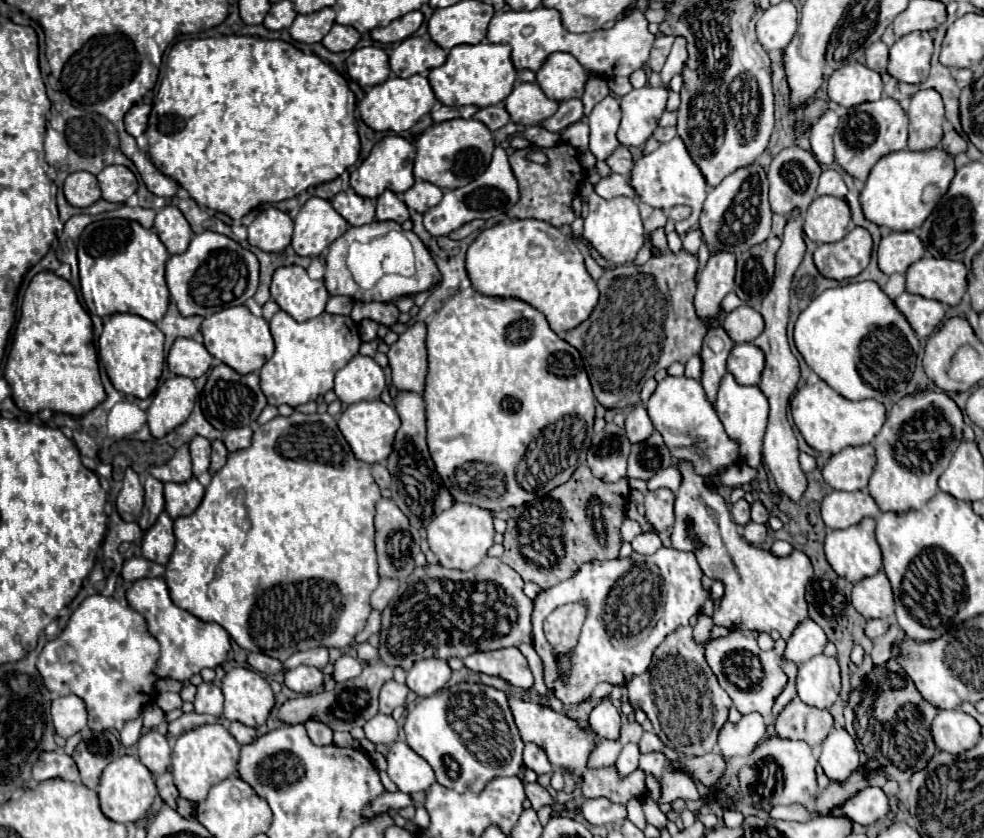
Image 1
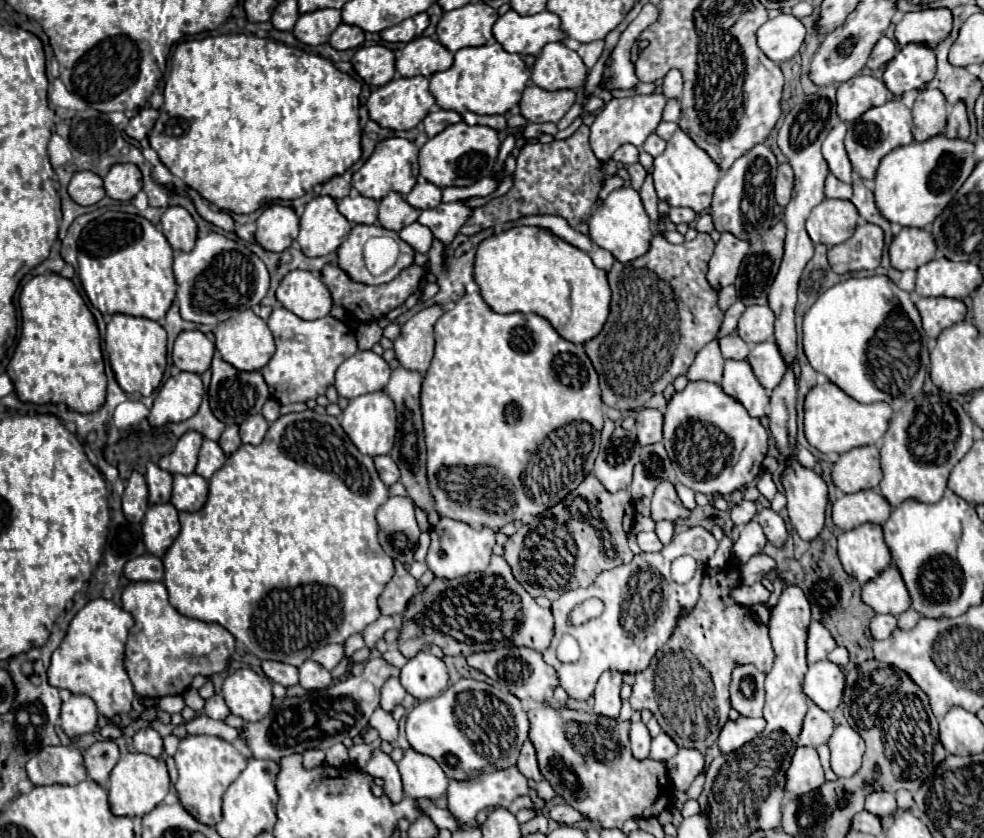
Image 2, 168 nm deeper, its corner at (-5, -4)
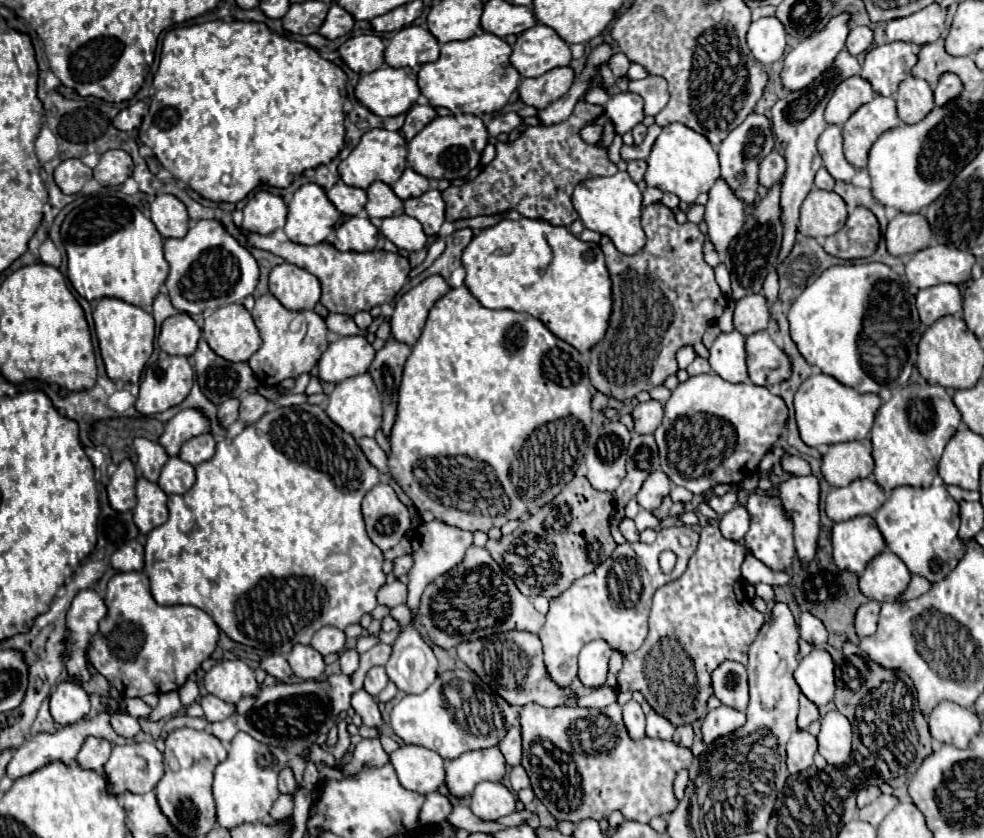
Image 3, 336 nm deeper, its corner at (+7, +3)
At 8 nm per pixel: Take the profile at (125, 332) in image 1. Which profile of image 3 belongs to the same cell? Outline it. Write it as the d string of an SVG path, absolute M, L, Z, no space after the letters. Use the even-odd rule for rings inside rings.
M102 298L94 310L94 330L110 380L140 382L142 370L154 350L154 318L146 310L116 298Z

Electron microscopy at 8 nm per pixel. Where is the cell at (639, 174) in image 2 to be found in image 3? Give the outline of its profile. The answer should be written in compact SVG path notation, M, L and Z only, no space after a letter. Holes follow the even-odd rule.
M632 160L632 162L628 162L628 170L626 172L630 174L630 178L634 182L640 182L644 178L644 172L646 172L646 162L644 160Z

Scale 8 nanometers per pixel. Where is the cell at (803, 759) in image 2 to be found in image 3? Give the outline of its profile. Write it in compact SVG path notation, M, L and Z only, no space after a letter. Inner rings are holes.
M798 730L790 740L788 740L788 756L786 756L786 764L788 764L788 772L790 774L798 774L806 768L812 766L812 756L816 752L816 738L804 730Z

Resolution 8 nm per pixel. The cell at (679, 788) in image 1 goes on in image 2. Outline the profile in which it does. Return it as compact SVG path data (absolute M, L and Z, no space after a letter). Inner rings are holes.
M680 749L670 761L668 761L668 777L674 789L688 791L694 777L704 771L704 755L694 749Z

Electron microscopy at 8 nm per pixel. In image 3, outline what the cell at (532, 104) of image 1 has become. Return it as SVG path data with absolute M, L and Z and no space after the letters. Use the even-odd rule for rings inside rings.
M554 68L538 78L524 78L518 86L520 100L526 106L534 106L538 110L548 108L552 102L562 98L574 82L572 68Z

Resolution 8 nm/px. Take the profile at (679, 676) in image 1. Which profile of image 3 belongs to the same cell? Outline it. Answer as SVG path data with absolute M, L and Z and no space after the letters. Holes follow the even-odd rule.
M708 524L700 532L700 544L694 552L694 556L688 562L686 572L662 586L654 594L654 604L650 612L650 634L642 648L632 652L630 656L624 656L624 666L618 674L618 690L620 692L642 692L646 702L664 716L672 726L692 724L696 720L702 720L708 714L708 698L714 694L712 690L712 672L726 660L734 660L743 665L748 663L748 650L754 642L754 636L764 624L764 614L754 610L744 594L742 576L740 576L740 564L744 560L744 546L726 540L716 524Z

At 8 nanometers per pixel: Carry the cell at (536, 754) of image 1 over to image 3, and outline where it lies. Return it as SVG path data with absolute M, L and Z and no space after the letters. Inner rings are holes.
M514 726L510 728L510 732L504 736L502 744L498 744L500 752L504 754L506 758L506 764L510 768L518 766L520 764L520 758L522 758L522 744L520 744L520 726Z

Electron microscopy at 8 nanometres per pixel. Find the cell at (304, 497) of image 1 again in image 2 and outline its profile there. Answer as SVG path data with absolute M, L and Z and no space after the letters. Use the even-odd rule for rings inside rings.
M310 409L304 413L290 413L276 419L264 441L260 445L242 445L238 451L234 451L222 469L218 469L210 479L210 493L206 505L196 513L180 513L182 529L176 537L176 541L170 545L170 549L164 555L164 585L168 589L170 605L186 617L220 623L226 627L236 639L244 643L244 647L254 653L260 659L272 659L282 661L290 665L302 665L314 649L324 647L328 643L344 643L350 635L362 633L372 621L380 617L378 609L378 597L388 585L388 581L394 575L392 559L384 553L384 549L378 543L378 525L376 525L376 509L388 499L388 487L380 481L372 457L362 455L350 437L342 431L336 417L330 415L318 415Z

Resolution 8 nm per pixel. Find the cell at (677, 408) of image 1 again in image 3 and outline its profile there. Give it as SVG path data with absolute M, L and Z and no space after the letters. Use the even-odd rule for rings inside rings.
M698 374L690 376L686 382L672 390L672 396L664 404L662 424L656 428L654 438L660 450L660 466L666 476L692 494L704 494L718 484L740 484L746 476L752 476L762 460L762 456L772 448L772 444L782 434L784 422L788 418L788 408L784 400L772 394L764 386L730 384L718 374Z

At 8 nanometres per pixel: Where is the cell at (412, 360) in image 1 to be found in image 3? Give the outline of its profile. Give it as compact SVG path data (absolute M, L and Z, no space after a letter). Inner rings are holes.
M430 276L424 282L420 282L416 288L406 292L396 302L394 314L390 318L392 338L402 344L414 346L422 334L430 308L446 292L448 292L448 284L442 280L442 276Z

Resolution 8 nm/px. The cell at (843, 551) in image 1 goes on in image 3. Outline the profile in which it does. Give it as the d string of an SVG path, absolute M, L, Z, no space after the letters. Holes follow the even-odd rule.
M856 516L832 526L832 548L838 568L860 574L886 548L886 542L872 516Z

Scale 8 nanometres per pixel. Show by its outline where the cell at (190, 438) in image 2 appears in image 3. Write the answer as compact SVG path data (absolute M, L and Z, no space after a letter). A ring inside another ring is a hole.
M188 408L188 410L180 410L166 426L164 426L164 434L160 436L158 444L166 450L168 456L178 456L180 448L184 442L188 442L190 438L208 432L208 420L202 412Z

